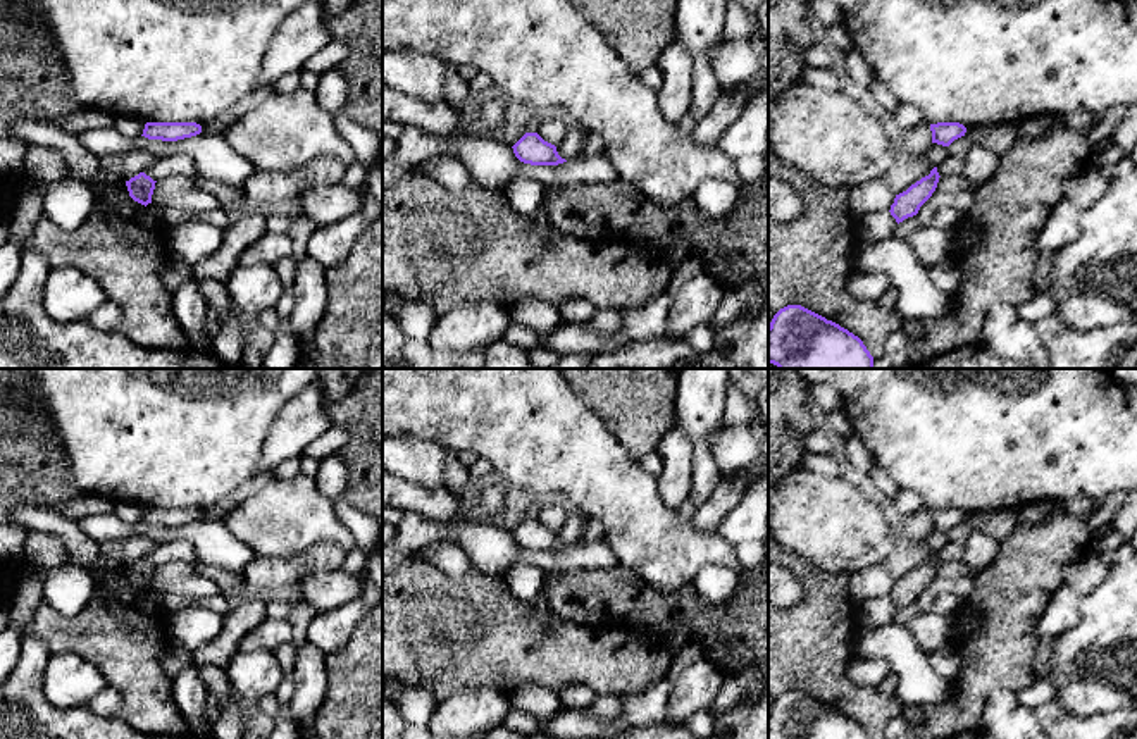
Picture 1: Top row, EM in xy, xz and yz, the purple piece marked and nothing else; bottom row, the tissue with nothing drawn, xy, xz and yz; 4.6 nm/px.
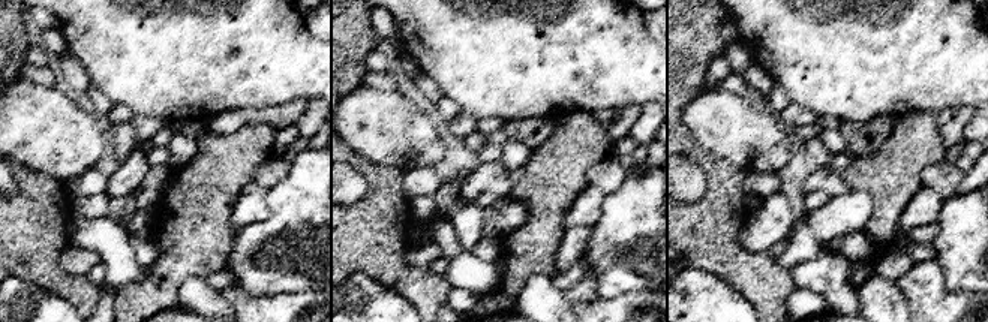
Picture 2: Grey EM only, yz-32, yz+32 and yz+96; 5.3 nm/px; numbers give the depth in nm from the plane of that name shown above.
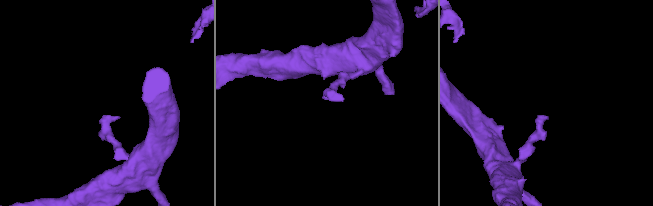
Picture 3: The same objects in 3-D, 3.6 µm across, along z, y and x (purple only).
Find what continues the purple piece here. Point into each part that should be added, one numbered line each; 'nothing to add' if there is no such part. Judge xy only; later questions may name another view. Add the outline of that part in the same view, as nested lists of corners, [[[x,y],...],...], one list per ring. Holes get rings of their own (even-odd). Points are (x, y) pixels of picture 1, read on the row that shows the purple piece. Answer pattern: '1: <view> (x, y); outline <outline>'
nothing to add

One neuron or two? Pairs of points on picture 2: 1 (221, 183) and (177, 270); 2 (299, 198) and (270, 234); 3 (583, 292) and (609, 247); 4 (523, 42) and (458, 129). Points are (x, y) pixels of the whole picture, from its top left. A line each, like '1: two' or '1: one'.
1: one
2: one
3: two
4: two

